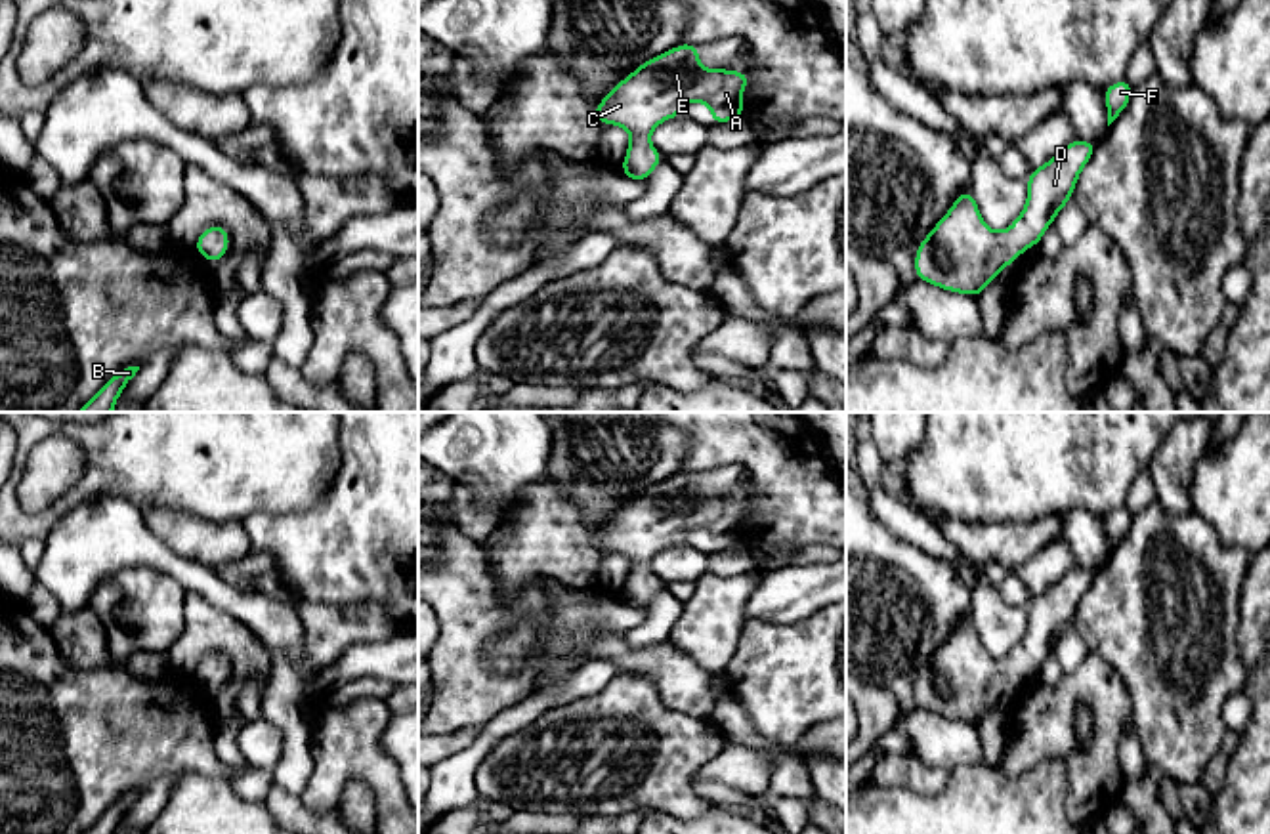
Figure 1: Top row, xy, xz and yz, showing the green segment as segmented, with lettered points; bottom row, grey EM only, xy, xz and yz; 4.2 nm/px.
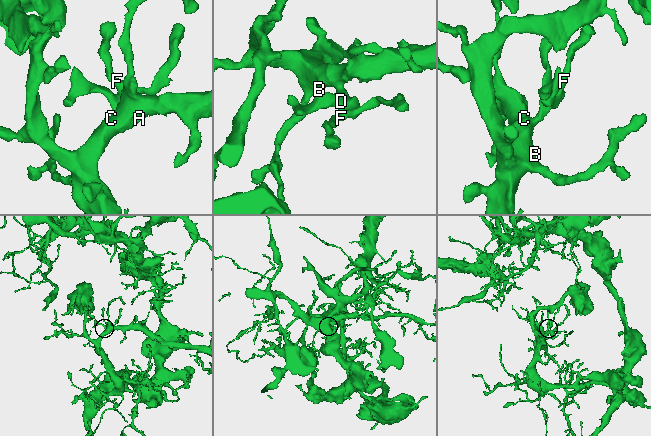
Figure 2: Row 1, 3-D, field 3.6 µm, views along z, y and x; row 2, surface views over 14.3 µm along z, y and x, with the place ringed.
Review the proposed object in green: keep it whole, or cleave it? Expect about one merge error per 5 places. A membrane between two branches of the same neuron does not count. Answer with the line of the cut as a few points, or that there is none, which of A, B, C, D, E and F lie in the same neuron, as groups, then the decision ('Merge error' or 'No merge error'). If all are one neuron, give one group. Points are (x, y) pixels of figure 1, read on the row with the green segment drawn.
No split. Groups: A B C D E F. No merge error

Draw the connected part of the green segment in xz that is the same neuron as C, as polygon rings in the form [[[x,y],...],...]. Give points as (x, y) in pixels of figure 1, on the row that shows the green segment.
[[[682,42],[624,76],[592,116],[602,126],[621,126],[630,134],[621,172],[632,181],[647,181],[663,160],[649,141],[661,122],[680,118],[684,103],[707,103],[714,124],[741,120],[747,86],[747,71],[703,69],[699,46]]]

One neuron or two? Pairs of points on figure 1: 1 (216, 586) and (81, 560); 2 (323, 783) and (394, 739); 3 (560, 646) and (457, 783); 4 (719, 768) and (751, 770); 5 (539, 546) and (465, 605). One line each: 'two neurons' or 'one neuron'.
1: one neuron
2: two neurons
3: two neurons
4: one neuron
5: two neurons

